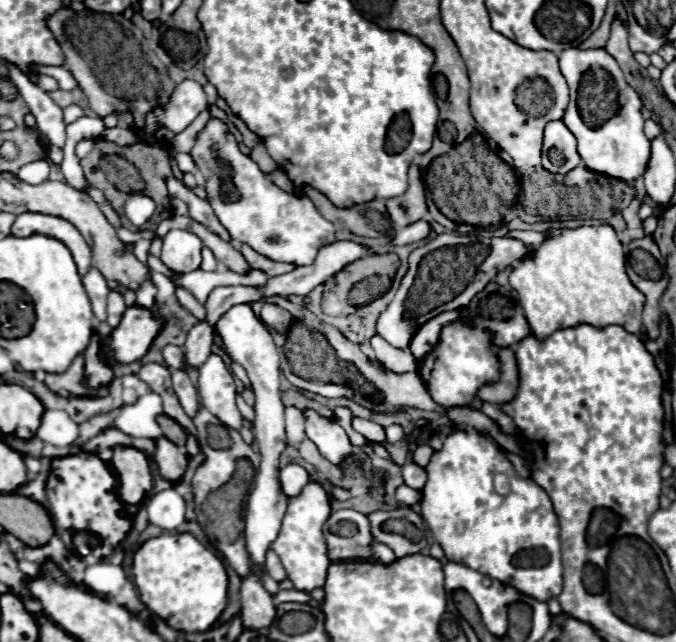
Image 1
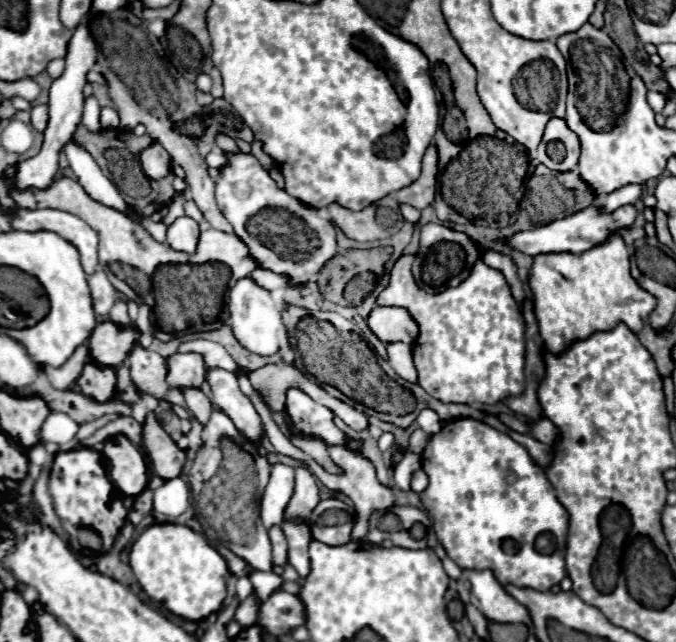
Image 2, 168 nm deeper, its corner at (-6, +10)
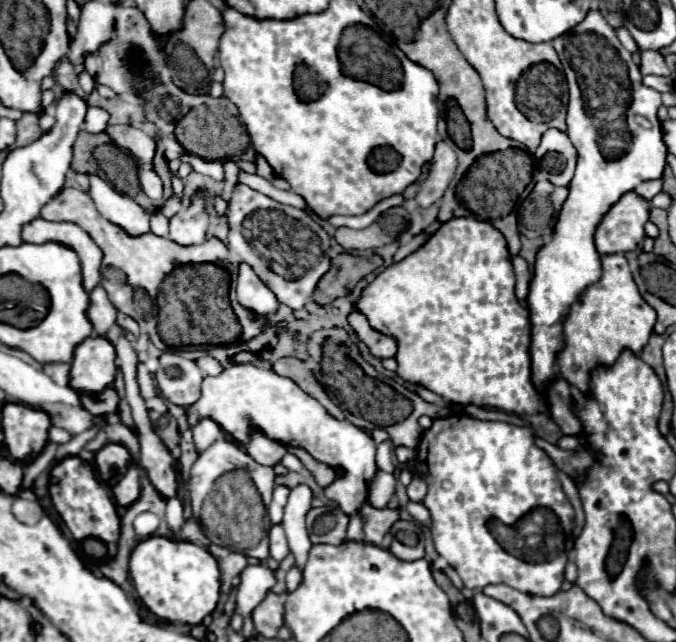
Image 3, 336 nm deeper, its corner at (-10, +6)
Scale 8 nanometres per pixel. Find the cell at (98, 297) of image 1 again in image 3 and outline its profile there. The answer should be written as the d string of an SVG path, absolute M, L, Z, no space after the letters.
M97 286L95 290L89 292L89 320L91 324L95 326L95 330L105 336L105 332L115 324L115 318L117 318L117 310L115 306L111 304L111 300L107 298L107 292L103 286Z

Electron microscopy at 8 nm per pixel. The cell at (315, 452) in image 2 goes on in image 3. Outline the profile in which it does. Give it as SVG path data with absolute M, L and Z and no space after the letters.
M289 446L287 448L291 454L295 454L301 462L303 462L303 466L315 476L315 480L317 480L317 484L319 486L329 486L333 480L335 480L335 470L331 468L331 466L323 466L323 462L319 462L319 460L315 460L315 458L311 458L311 454L307 454L307 450L303 450L303 448L295 448L295 446Z

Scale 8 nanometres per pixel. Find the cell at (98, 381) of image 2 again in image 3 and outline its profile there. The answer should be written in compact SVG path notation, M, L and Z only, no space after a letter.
M107 386L103 392L99 394L81 394L81 404L83 408L87 408L91 414L95 416L105 416L111 412L117 412L117 404L119 404L119 396L115 392L113 386Z

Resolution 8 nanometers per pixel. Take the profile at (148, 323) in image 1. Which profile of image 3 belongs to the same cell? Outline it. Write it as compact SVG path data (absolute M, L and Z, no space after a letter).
M91 336L75 348L71 386L79 392L97 394L111 386L117 372L115 348L105 336Z

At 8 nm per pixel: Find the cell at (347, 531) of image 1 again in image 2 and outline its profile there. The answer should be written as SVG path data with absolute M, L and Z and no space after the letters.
M337 498L321 500L307 522L313 538L323 544L341 546L351 540L351 506Z

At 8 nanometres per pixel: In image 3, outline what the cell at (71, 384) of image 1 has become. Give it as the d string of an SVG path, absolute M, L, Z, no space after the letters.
M45 364L43 370L55 384L69 386L69 378L71 378L71 366L69 364Z

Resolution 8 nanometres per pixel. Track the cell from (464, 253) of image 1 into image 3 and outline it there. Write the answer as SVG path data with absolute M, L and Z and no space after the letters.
M627 192L611 206L595 230L595 246L601 256L629 252L639 246L645 238L643 226L649 220L647 204L635 192Z

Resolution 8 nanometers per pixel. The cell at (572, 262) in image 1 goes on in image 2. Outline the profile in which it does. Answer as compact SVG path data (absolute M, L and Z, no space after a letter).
M619 234L581 256L539 254L535 256L529 286L533 290L535 316L545 349L559 356L573 342L585 340L595 332L613 330L619 322L637 334L655 310L655 298L647 294L629 274L629 252Z

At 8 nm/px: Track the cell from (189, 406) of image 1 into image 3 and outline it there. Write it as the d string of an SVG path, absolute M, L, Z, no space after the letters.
M201 418L193 426L193 440L195 440L195 446L197 446L199 452L209 448L221 436L223 436L223 430L211 418Z

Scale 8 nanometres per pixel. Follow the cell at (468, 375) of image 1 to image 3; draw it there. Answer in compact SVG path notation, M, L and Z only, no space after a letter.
M471 216L455 218L445 222L419 250L385 268L363 290L357 310L369 318L375 330L397 338L399 350L395 358L399 362L399 376L413 384L423 384L449 404L475 404L517 416L543 410L543 398L531 376L529 310L515 296L515 274L509 258L505 238L491 222L481 222Z

